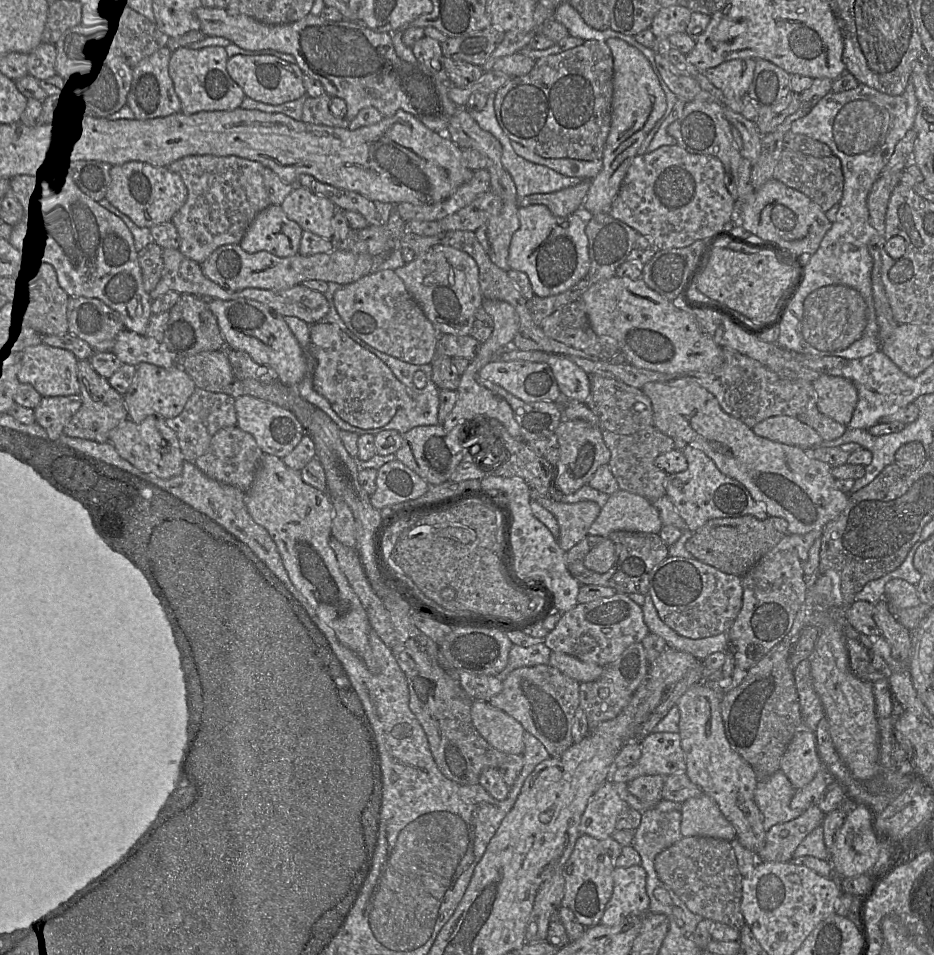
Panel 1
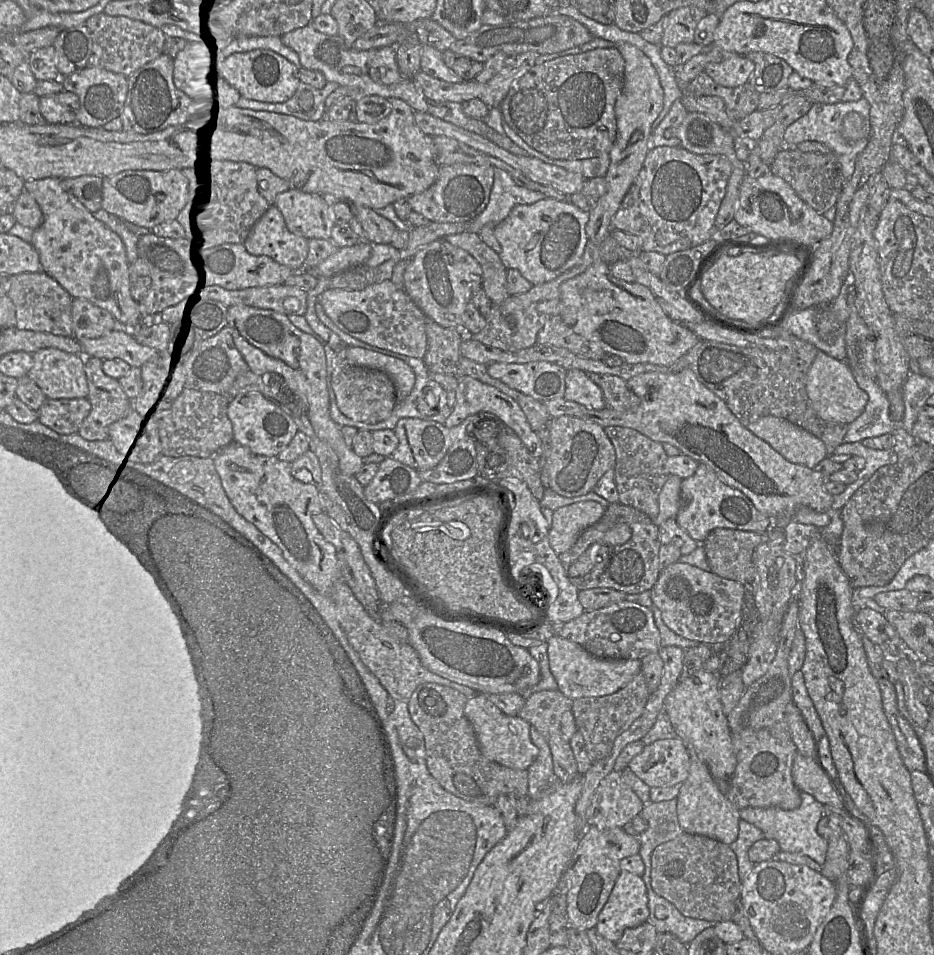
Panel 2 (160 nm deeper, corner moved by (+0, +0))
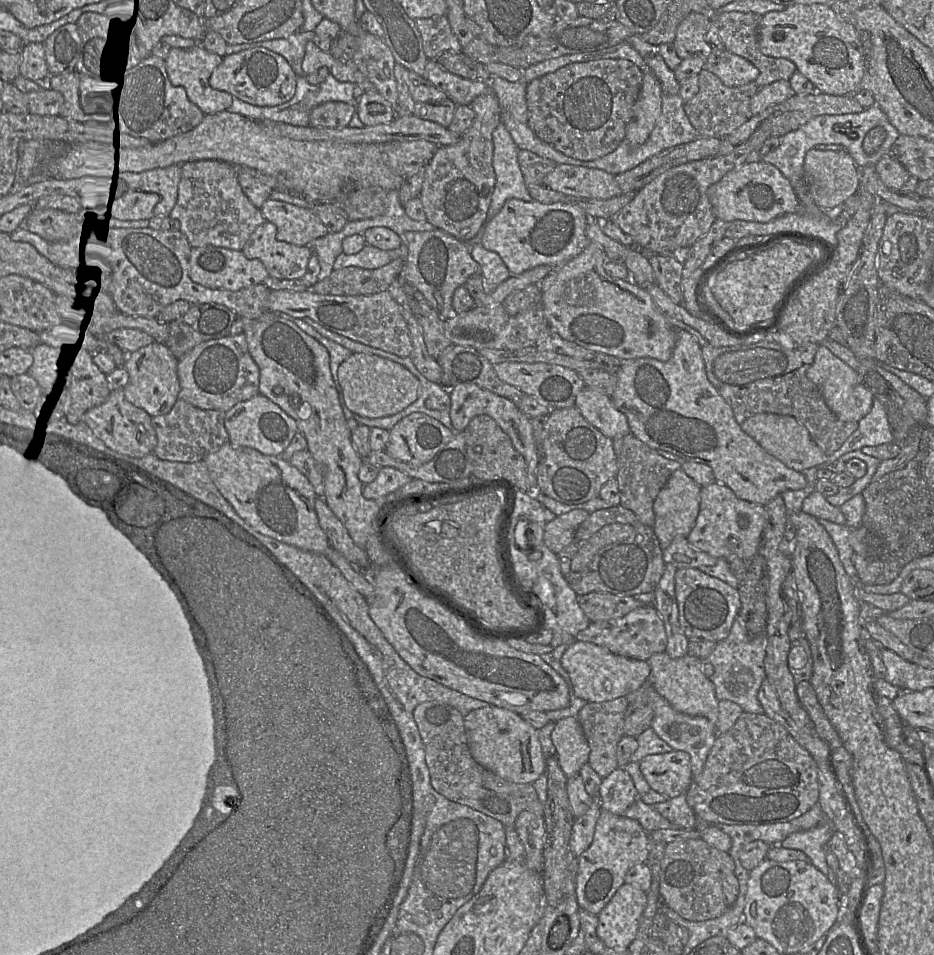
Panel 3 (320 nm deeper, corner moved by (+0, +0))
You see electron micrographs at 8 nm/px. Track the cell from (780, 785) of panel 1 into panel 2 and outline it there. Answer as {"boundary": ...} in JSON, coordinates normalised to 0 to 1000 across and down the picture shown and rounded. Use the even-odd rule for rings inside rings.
{"boundary":[[[858,829],[858,838],[857,845],[851,848],[838,848],[831,845],[798,846],[791,849],[792,857],[813,867],[820,879],[832,881],[836,891],[865,896],[881,907],[887,890],[887,880],[876,873],[875,864],[882,854],[882,844],[862,829]]]}

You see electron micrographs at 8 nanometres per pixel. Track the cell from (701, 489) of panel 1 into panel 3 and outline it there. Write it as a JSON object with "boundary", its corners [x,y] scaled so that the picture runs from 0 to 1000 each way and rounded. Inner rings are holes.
{"boundary":[[[764,504],[751,510],[748,537],[744,550],[734,562],[738,570],[764,584],[789,580],[796,587],[803,587],[813,577],[819,549],[818,529],[790,521],[778,509]]]}

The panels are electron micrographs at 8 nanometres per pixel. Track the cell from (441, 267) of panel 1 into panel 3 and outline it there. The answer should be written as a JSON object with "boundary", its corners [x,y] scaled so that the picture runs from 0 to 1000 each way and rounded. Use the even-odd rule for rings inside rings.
{"boundary":[[[469,239],[455,243],[435,243],[433,254],[437,259],[430,285],[433,294],[451,306],[472,333],[479,334],[485,329],[484,312],[487,304],[514,286],[514,279],[506,271],[502,255]]]}

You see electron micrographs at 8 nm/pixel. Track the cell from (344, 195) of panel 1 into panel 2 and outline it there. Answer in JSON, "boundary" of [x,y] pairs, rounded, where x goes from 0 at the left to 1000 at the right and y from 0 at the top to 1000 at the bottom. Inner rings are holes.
{"boundary":[[[377,216],[378,225],[392,244],[393,251],[403,255],[416,255],[425,239],[421,232],[390,216]]]}

